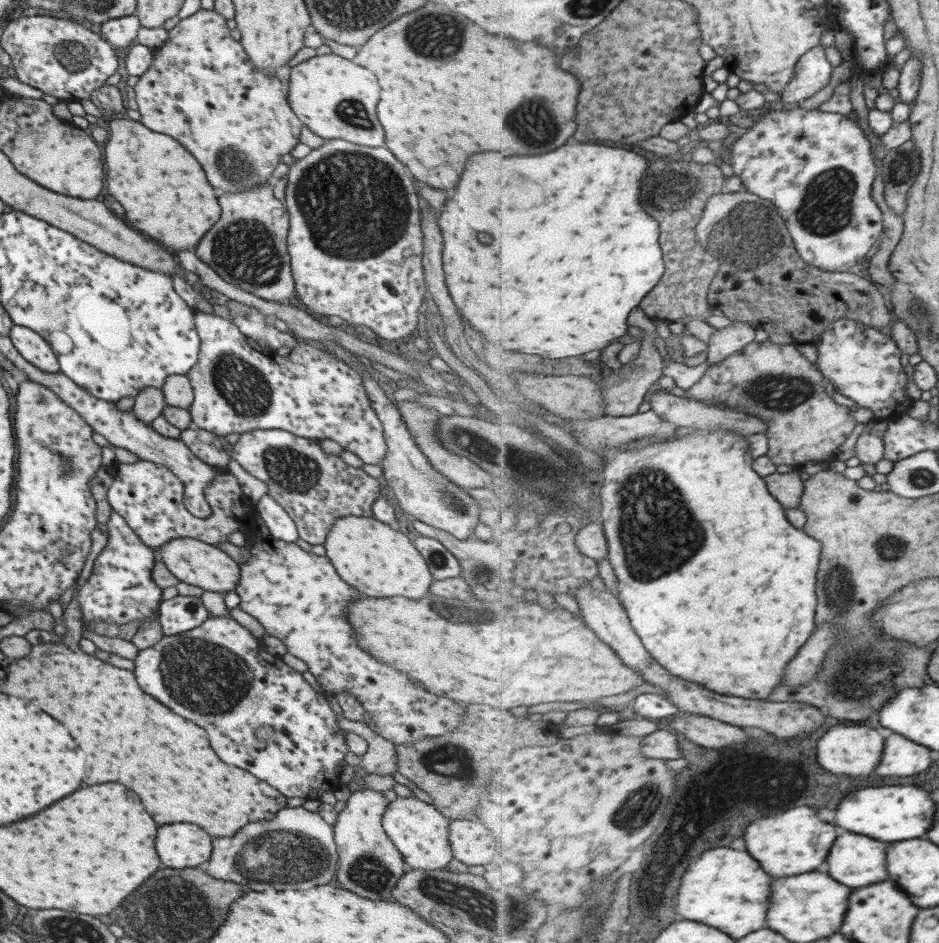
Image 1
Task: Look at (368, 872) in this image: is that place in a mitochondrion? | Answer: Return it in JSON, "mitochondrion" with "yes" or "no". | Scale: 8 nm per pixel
{"mitochondrion":"yes"}

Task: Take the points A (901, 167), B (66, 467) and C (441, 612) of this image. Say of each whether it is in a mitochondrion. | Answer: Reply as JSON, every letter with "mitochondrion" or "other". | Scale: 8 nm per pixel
{"A":"mitochondrion","B":"mitochondrion","C":"mitochondrion"}

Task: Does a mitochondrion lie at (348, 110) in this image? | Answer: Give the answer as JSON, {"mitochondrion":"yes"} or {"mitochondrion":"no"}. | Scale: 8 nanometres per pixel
{"mitochondrion":"yes"}

